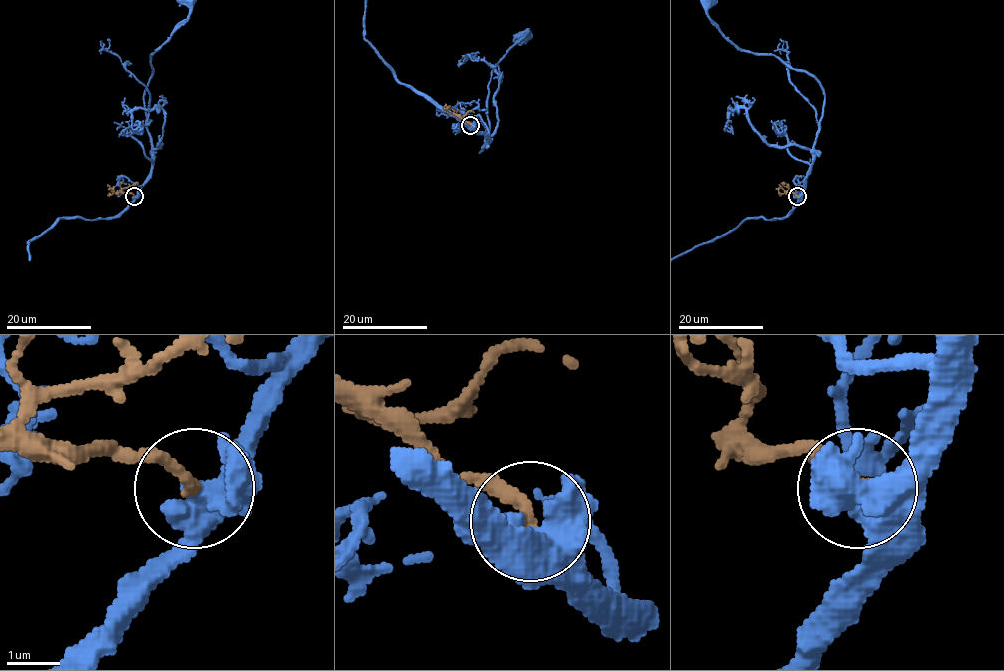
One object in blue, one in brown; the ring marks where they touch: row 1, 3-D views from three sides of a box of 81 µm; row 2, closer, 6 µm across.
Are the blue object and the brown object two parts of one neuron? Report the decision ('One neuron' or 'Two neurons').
One neuron

